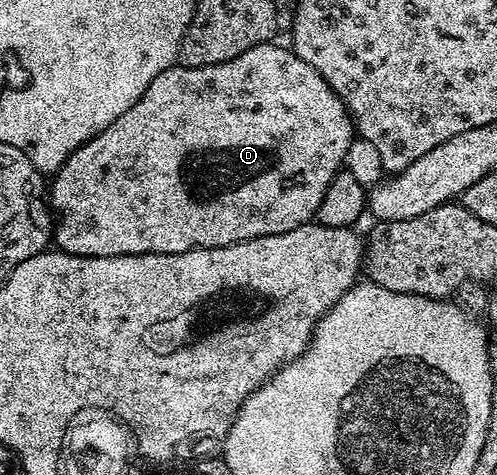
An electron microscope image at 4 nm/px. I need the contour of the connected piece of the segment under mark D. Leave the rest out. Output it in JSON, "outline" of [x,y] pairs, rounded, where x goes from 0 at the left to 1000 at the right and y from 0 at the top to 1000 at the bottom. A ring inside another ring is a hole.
{"outline":[[[559,88],[525,93],[507,105],[491,105],[491,114],[483,114],[475,122],[467,122],[459,131],[443,131],[427,139],[402,139],[400,143],[376,143],[372,139],[352,139],[330,147],[322,156],[314,156],[314,164],[306,164],[306,181],[298,181],[298,189],[290,189],[290,198],[274,215],[274,223],[266,223],[260,232],[249,232],[249,240],[241,240],[241,248],[233,248],[233,257],[225,257],[225,265],[217,265],[217,274],[209,274],[201,282],[193,282],[169,307],[161,307],[135,333],[115,362],[107,364],[105,377],[97,387],[97,436],[105,448],[105,505],[113,516],[115,528],[135,531],[137,535],[153,535],[155,539],[256,539],[258,535],[362,535],[376,531],[388,522],[449,522],[451,518],[467,518],[481,514],[493,505],[507,501],[531,501],[547,493],[571,493],[579,484],[596,484],[596,476],[612,476],[626,469],[640,453],[640,436],[652,417],[652,400],[668,383],[668,375],[678,362],[690,360],[696,326],[704,320],[704,309],[716,297],[716,272],[712,257],[704,248],[704,234],[692,223],[692,215],[668,189],[652,164],[644,164],[644,156],[636,156],[636,147],[628,147],[628,139],[620,139],[620,131],[612,131],[602,118],[592,116],[581,99],[565,101]]]}

